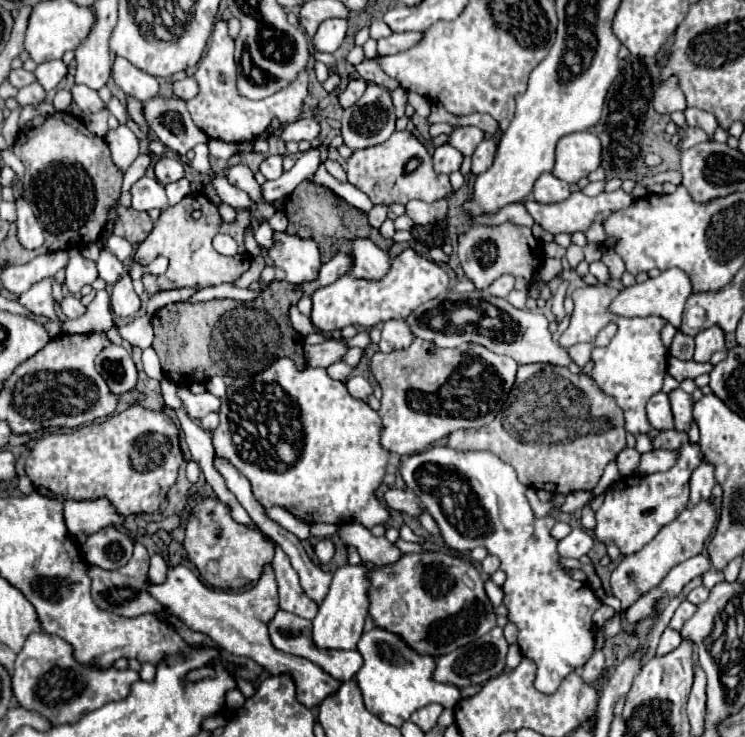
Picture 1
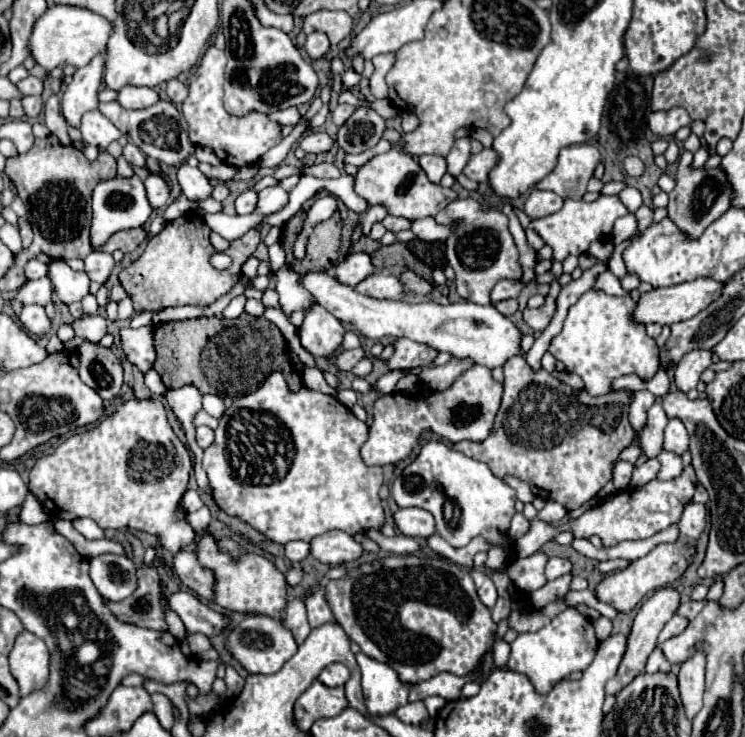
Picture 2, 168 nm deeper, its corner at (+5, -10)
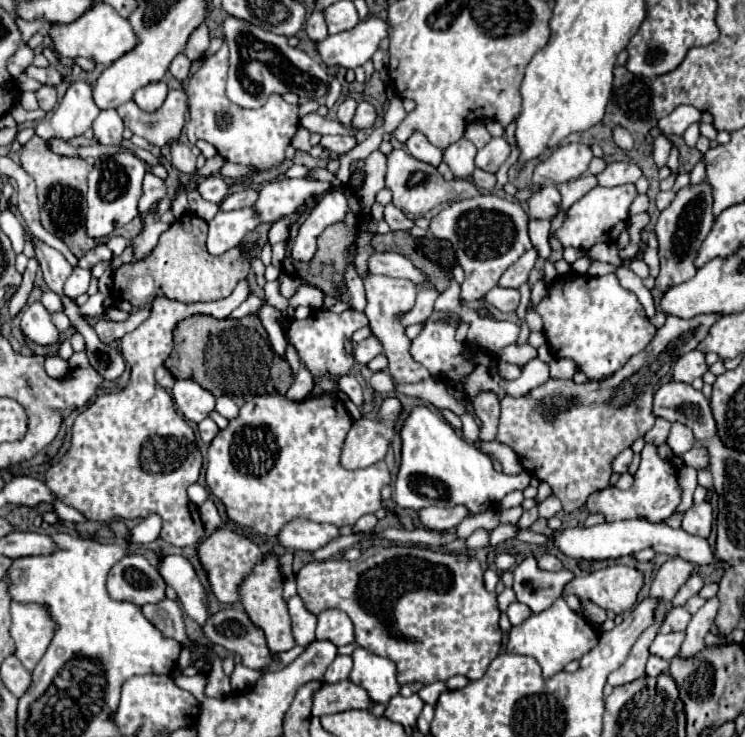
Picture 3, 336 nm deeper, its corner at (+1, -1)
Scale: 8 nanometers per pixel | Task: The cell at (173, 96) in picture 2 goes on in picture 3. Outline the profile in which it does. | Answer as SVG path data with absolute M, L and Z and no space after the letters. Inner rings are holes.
M179 53L171 65L169 65L169 73L177 79L177 81L183 81L185 77L189 77L189 69L191 69L191 61L187 59L185 53Z

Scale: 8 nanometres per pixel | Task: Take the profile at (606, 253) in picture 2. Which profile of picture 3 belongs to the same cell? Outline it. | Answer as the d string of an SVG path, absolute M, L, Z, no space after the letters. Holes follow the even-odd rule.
M597 243L597 245L593 245L593 247L587 251L587 255L589 255L591 259L603 261L603 263L613 263L613 265L617 265L617 267L619 267L619 261L621 261L615 243Z

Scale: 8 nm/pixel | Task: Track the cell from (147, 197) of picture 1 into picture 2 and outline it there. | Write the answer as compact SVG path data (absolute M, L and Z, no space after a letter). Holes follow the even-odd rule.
M133 176L133 178L113 178L107 182L99 182L93 190L93 226L91 226L91 242L95 248L103 246L103 242L127 228L139 228L147 222L147 218L153 214L153 206L149 206L145 186L143 182Z

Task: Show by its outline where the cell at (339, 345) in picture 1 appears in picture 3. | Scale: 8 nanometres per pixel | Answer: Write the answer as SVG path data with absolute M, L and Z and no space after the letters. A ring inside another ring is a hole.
M369 337L369 339L365 339L365 341L361 341L361 343L355 345L355 353L353 355L355 355L355 359L359 363L367 365L373 357L377 357L381 353L383 353L383 345L379 343L379 339L377 337Z

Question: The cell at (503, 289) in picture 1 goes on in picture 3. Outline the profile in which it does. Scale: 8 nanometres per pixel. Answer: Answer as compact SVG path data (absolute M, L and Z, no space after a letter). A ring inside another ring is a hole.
M529 249L523 257L519 257L517 263L513 263L499 279L499 287L513 287L513 289L519 289L523 283L527 283L527 277L529 277L529 271L533 269L537 261L537 251L535 249Z

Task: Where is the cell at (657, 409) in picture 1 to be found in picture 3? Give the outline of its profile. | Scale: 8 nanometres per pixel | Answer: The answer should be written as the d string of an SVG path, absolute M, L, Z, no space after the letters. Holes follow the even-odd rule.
M657 419L653 429L645 433L645 443L651 443L651 445L661 445L667 441L667 435L669 435L669 429L671 429L671 423L665 421L665 419Z

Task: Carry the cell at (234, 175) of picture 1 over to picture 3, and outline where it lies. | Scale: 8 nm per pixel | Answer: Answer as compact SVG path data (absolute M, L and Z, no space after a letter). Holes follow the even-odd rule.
M211 175L211 177L205 177L205 179L199 183L197 191L201 193L201 197L203 197L205 201L221 203L223 197L227 195L227 183L225 183L223 177L219 177L219 175Z

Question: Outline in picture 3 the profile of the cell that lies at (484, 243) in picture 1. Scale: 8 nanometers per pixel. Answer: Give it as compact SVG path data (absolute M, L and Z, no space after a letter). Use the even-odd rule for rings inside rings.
M479 195L475 199L451 203L431 219L429 231L437 239L447 239L453 245L457 261L465 271L459 295L463 303L483 299L485 293L497 285L503 271L533 247L527 235L527 223L529 217L517 201L497 195Z

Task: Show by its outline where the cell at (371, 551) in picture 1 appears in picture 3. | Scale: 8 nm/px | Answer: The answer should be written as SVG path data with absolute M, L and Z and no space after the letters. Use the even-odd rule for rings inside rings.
M293 519L285 523L277 535L279 543L291 551L315 551L335 537L339 537L339 529L335 525L323 525L305 519Z

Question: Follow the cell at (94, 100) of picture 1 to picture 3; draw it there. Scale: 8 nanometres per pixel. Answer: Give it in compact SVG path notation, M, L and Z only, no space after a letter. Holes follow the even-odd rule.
M105 109L93 123L93 133L101 145L123 145L123 121L115 109Z

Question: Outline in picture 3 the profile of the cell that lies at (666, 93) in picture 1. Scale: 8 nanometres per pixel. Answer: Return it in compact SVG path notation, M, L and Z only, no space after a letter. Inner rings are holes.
M679 105L669 117L659 119L659 129L665 135L683 135L685 129L691 123L697 123L701 119L701 111L691 105Z

